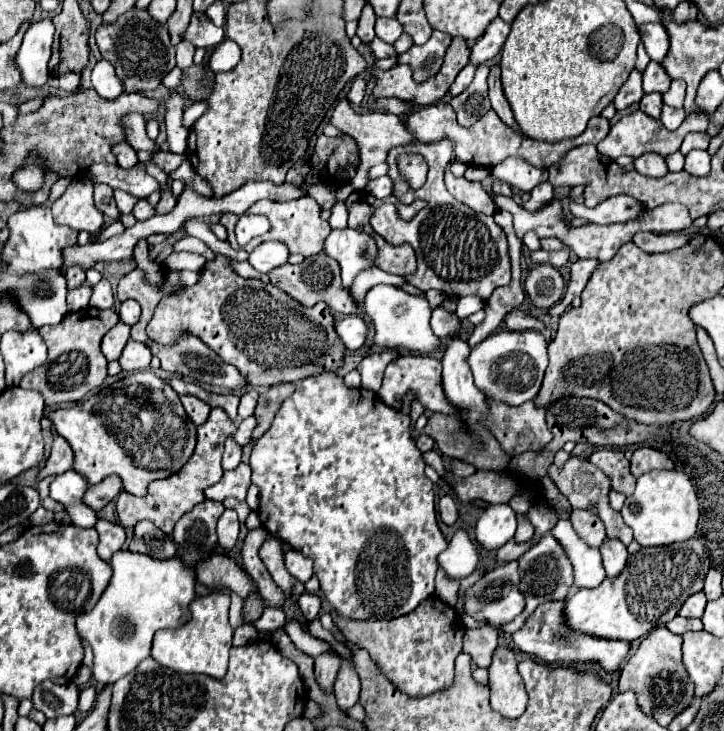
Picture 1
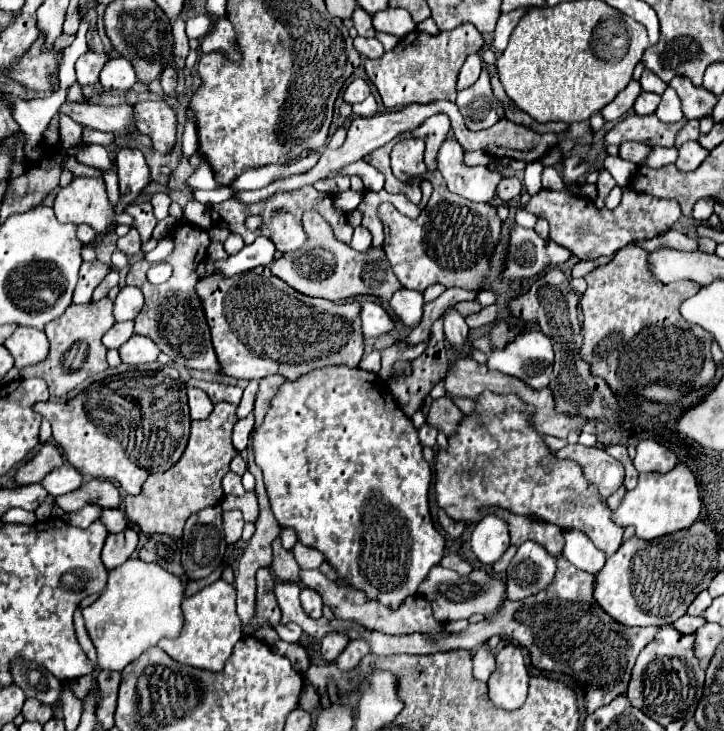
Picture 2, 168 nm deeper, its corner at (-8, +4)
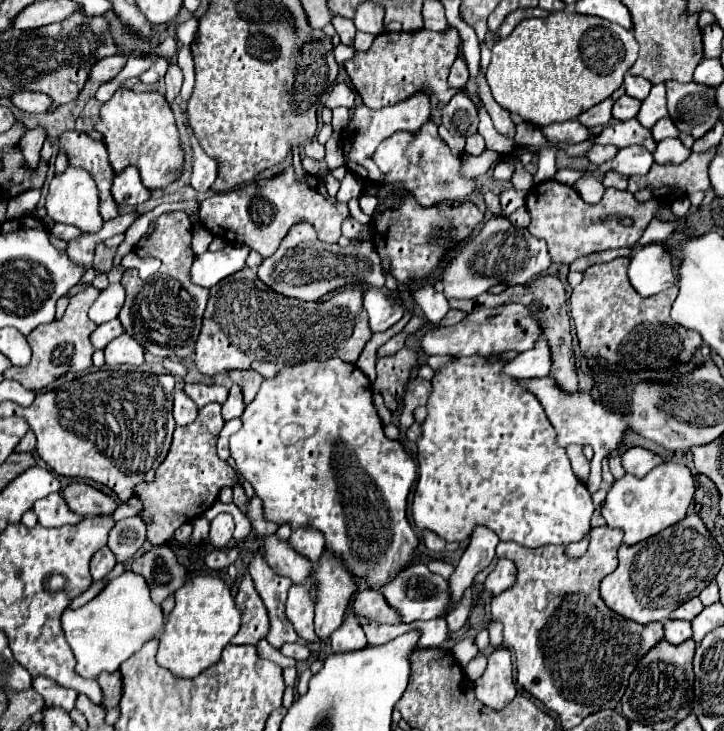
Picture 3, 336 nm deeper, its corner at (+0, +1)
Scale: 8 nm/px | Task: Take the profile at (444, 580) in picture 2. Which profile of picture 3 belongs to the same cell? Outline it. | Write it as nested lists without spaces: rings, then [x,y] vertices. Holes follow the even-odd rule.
[[[410,563],[388,587],[382,587],[382,595],[390,607],[396,607],[400,611],[400,621],[402,623],[412,623],[412,621],[428,621],[428,619],[438,619],[446,613],[450,597],[448,597],[448,581],[440,575],[434,575],[428,571],[424,563]]]

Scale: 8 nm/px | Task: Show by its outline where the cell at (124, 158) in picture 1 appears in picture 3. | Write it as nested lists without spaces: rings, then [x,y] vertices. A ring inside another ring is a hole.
[[[126,167],[122,173],[114,177],[112,197],[120,205],[140,205],[148,201],[150,191],[140,183],[140,175],[136,167]]]

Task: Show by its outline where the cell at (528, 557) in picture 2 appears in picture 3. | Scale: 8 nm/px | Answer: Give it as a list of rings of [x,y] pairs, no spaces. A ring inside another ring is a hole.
[[[498,559],[494,571],[488,575],[486,579],[486,589],[492,593],[492,595],[498,595],[502,591],[506,591],[508,587],[512,587],[516,581],[516,567],[512,561],[508,559]]]

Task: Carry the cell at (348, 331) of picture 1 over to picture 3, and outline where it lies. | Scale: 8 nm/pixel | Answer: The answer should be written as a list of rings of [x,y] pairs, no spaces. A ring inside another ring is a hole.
[[[370,287],[366,291],[364,309],[368,311],[370,329],[374,333],[386,331],[404,315],[404,303],[394,295],[388,295],[384,289],[376,289],[376,287]]]

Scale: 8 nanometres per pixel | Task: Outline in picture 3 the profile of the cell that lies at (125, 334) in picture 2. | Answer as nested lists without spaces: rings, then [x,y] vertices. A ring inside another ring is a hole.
[[[112,319],[112,321],[108,321],[108,323],[98,325],[98,327],[92,331],[90,341],[92,341],[94,349],[104,349],[104,347],[106,347],[106,345],[108,345],[112,339],[120,337],[122,333],[124,333],[122,323],[120,323],[118,319]]]

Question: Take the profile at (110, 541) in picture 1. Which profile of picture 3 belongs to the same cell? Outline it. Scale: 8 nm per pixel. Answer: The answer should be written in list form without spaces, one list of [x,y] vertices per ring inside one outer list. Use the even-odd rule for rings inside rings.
[[[102,547],[98,553],[94,553],[92,561],[90,561],[90,573],[92,573],[92,579],[94,581],[100,581],[104,579],[116,565],[116,559],[114,559],[114,553],[108,549],[108,547]]]

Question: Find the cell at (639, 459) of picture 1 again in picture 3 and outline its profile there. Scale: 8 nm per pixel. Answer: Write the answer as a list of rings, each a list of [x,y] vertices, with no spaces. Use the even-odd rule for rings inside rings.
[[[630,447],[622,455],[622,467],[626,473],[632,473],[634,477],[644,477],[650,469],[662,463],[662,457],[644,449],[644,447]]]

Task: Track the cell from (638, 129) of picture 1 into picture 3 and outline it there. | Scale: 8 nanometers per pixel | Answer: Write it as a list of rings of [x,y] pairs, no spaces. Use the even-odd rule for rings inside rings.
[[[636,119],[630,121],[614,121],[600,135],[594,137],[594,143],[598,145],[614,145],[614,147],[630,147],[630,145],[642,145],[648,151],[656,149],[656,141],[652,139],[652,133],[644,129]]]

